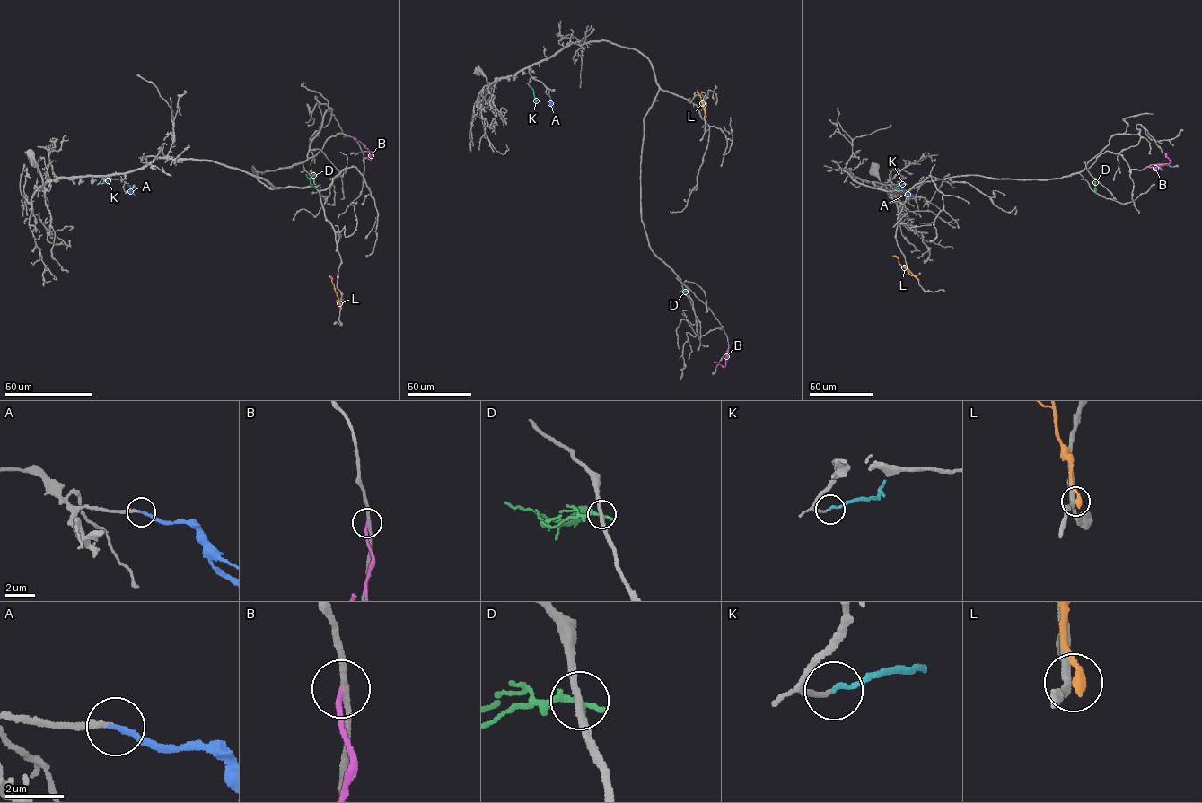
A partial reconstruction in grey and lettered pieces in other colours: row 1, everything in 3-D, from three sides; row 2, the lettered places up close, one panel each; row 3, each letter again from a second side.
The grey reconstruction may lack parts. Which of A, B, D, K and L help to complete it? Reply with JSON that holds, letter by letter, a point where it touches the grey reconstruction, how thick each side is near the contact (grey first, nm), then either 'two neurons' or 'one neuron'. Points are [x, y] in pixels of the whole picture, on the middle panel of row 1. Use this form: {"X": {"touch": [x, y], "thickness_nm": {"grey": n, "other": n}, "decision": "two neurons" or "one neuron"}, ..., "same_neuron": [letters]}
{"A": {"touch": [548, 95], "thickness_nm": {"grey": 190, "other": 200}, "decision": "one neuron"}, "B": {"touch": [728, 344], "thickness_nm": {"grey": 200, "other": 190}, "decision": "two neurons"}, "D": {"touch": [688, 291], "thickness_nm": {"grey": 240, "other": 300}, "decision": "two neurons"}, "K": {"touch": [529, 85], "thickness_nm": {"grey": 170, "other": 170}, "decision": "one neuron"}, "L": {"touch": [705, 115], "thickness_nm": {"grey": 260, "other": 400}, "decision": "two neurons"}, "same_neuron": ["A", "K"]}

